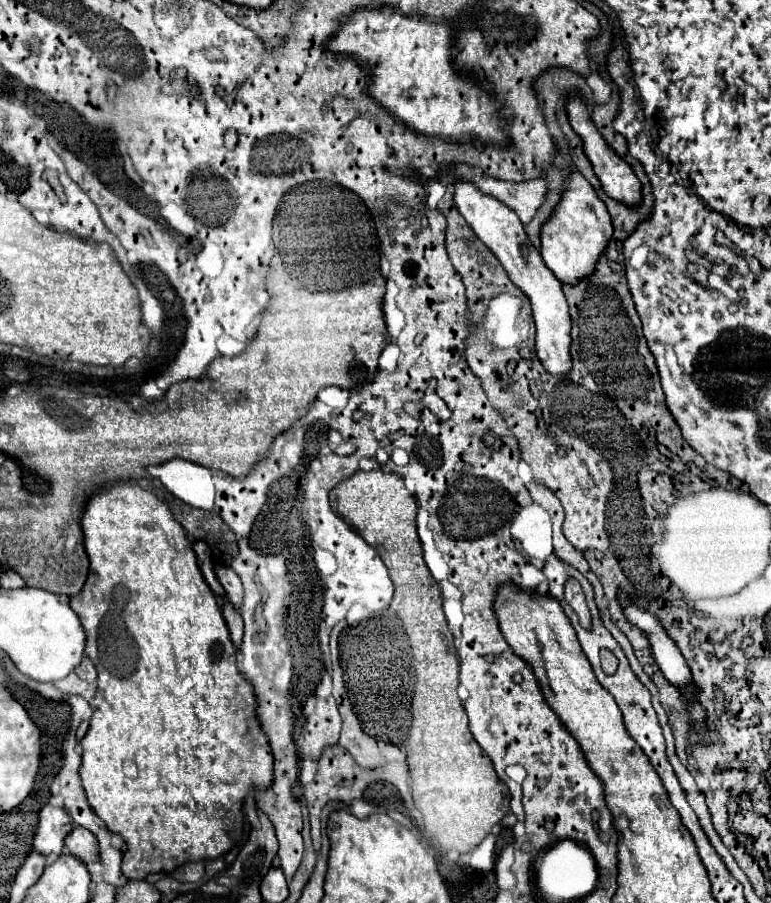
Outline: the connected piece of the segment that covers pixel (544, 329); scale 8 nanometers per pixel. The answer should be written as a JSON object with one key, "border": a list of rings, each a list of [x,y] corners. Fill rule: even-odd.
{"border":[[[455,181],[453,183],[453,201],[457,211],[465,217],[473,233],[495,253],[495,257],[501,261],[505,271],[509,273],[509,279],[529,297],[533,305],[533,319],[537,325],[537,357],[545,365],[545,369],[553,375],[567,373],[571,369],[571,357],[569,357],[569,307],[565,301],[565,295],[561,291],[561,281],[553,275],[553,271],[545,265],[541,253],[533,247],[529,241],[523,223],[515,215],[513,209],[509,209],[505,203],[497,201],[491,195],[485,195],[481,189],[477,189],[469,181]]]}

